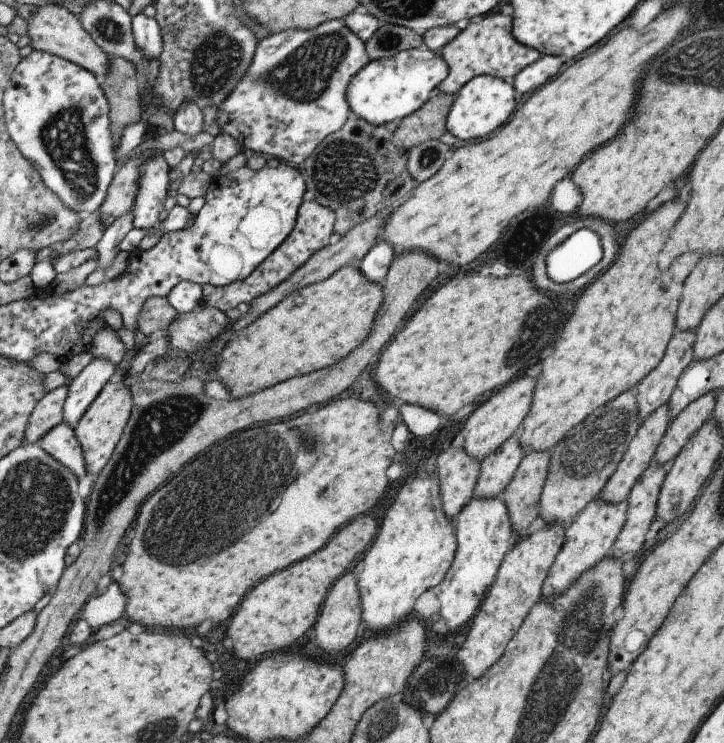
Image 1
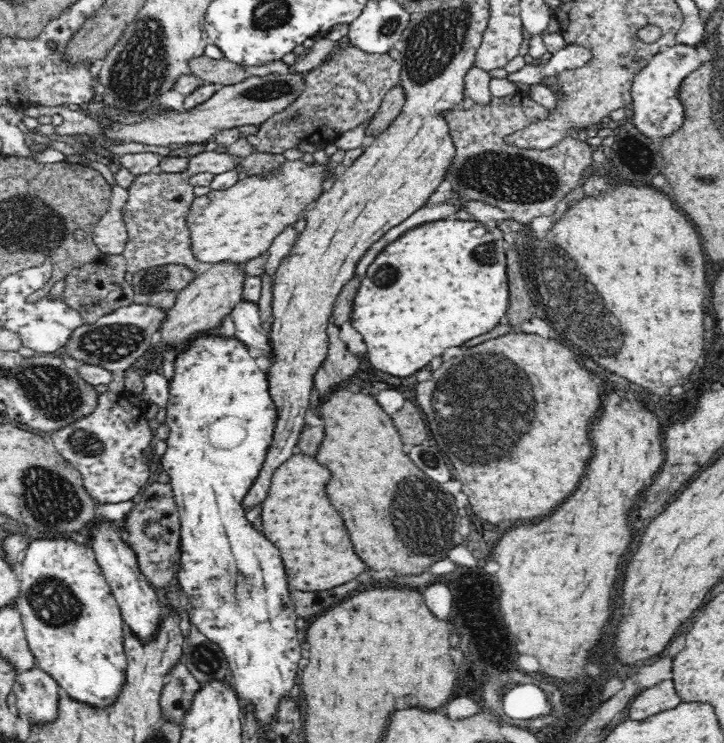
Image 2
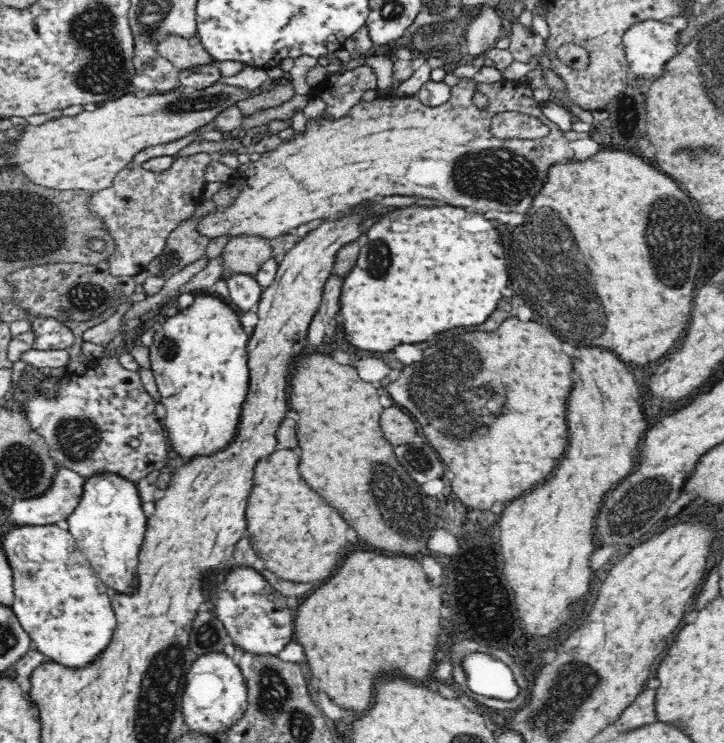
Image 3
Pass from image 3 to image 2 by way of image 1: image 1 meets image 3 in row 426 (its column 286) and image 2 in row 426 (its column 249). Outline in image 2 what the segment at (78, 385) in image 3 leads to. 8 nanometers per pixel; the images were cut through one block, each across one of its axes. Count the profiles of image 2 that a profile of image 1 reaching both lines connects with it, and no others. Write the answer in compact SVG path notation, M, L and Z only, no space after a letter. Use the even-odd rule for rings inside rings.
M109 389L97 394L97 403L94 410L81 419L50 431L50 438L60 456L71 464L80 474L89 495L100 502L113 504L132 500L142 486L150 480L150 460L146 454L152 448L152 428L148 423L144 404L130 401L131 393L126 389L112 392Z

